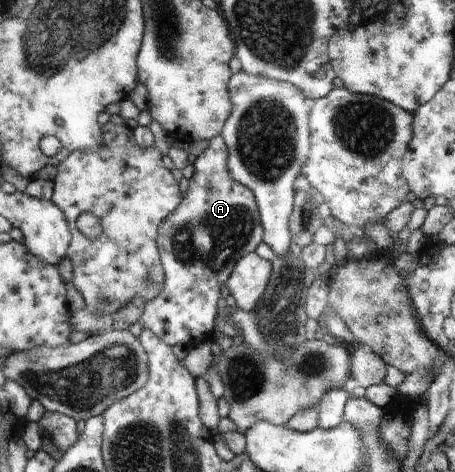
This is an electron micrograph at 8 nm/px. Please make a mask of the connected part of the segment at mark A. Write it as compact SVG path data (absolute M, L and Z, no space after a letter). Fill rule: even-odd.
M221 134L209 141L209 147L194 163L193 176L188 180L186 198L179 212L158 228L158 248L163 248L163 264L167 264L167 284L159 295L144 304L139 322L151 329L168 345L191 347L212 336L221 286L242 256L255 253L264 238L257 197L231 176L226 161L226 143Z

